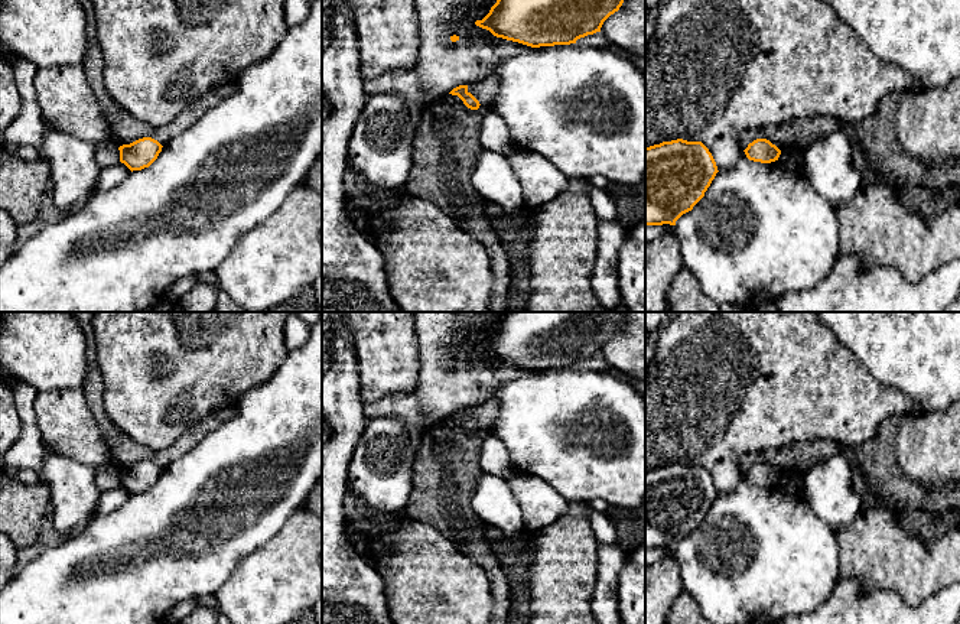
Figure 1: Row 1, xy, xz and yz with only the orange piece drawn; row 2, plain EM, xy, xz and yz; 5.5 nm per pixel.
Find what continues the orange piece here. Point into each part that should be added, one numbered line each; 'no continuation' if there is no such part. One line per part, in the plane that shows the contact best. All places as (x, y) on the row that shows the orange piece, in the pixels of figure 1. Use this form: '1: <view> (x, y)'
no continuation

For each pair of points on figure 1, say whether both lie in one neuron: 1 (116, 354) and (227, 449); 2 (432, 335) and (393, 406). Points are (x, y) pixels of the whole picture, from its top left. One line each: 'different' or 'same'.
1: different
2: same

